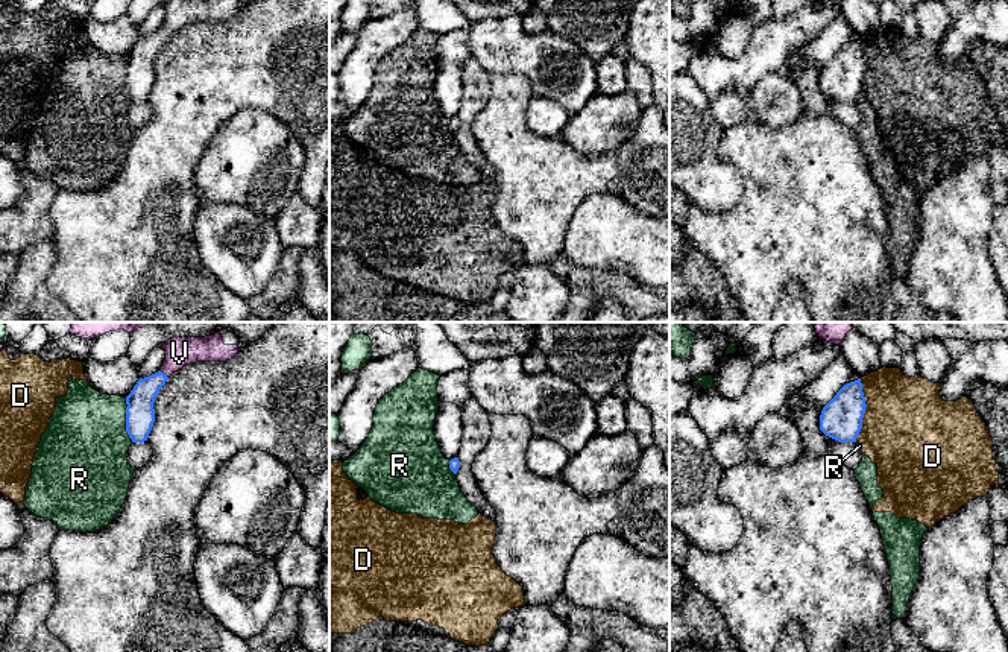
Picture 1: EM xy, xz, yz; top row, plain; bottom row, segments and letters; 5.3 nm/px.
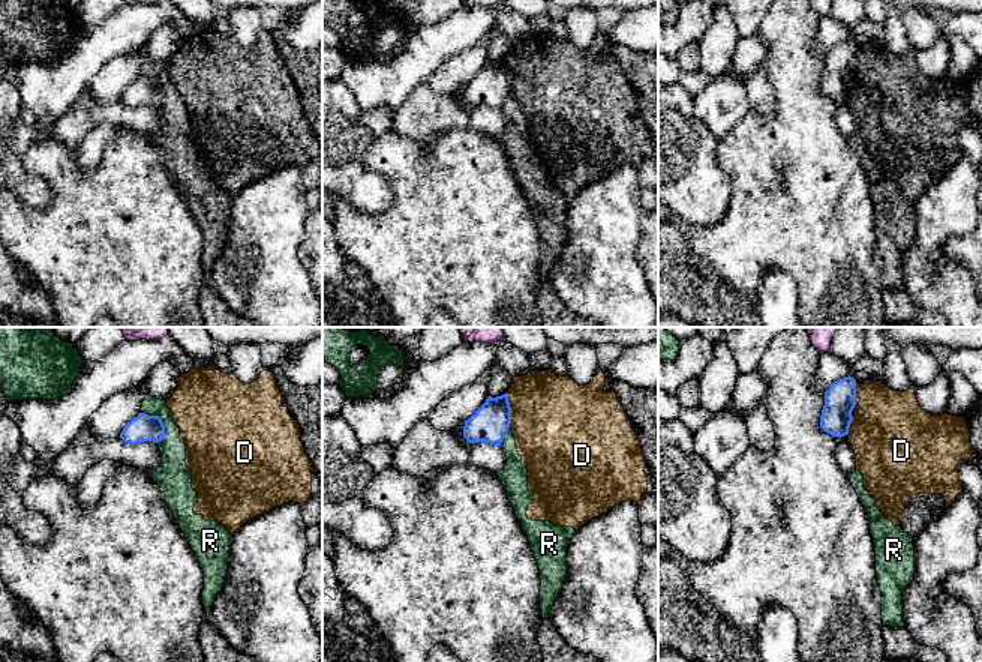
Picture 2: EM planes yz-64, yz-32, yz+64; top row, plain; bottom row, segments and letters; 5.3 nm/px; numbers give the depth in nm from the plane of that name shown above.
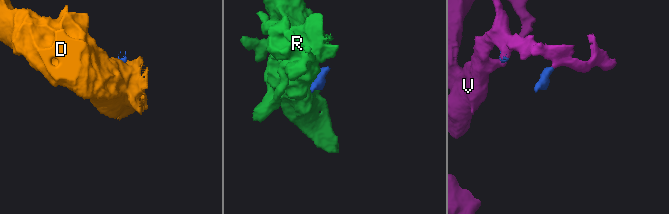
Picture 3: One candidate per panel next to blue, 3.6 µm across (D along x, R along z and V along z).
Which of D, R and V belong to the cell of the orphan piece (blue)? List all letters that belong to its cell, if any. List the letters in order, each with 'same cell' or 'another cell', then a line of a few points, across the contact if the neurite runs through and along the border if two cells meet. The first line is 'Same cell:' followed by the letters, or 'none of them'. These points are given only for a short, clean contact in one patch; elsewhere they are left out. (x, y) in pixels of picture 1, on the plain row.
Same cell: D
D: same cell
R: another cell | xy (125, 58), (126, 93), (132, 101)
V: another cell

